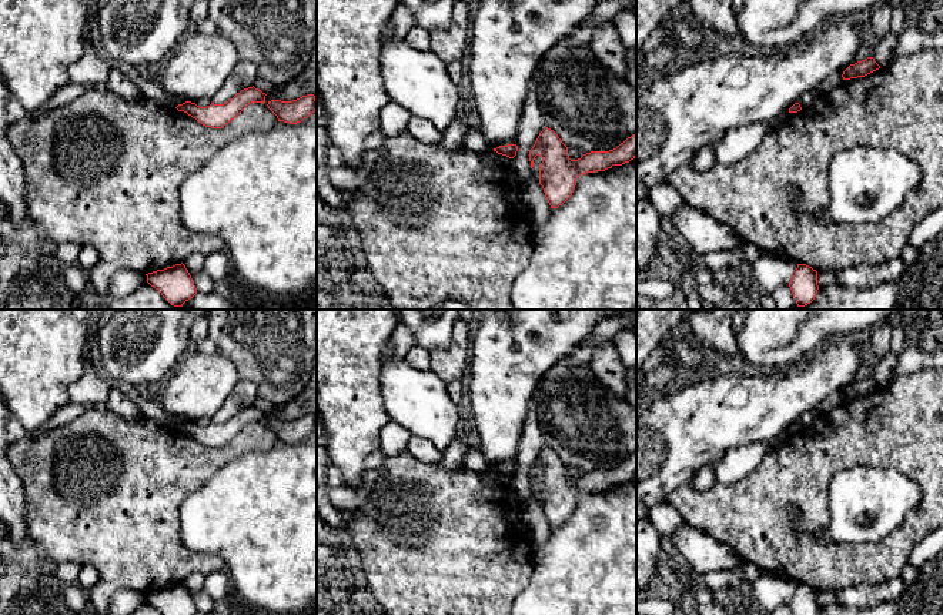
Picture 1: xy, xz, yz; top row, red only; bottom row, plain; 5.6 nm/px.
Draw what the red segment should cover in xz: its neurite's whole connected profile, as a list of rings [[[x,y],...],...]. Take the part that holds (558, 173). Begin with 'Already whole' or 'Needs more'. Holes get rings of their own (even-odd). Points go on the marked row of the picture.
Already whole. [[[545,127],[529,150],[531,168],[536,156],[542,157],[539,184],[551,208],[558,208],[572,195],[581,174],[605,171],[612,166],[622,166],[633,160],[636,157],[636,133],[613,150],[591,151],[578,160],[571,160],[568,147],[558,134]]]

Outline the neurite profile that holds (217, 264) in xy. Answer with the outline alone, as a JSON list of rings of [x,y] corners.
[[[225,251],[205,255],[203,270],[218,284],[231,278],[231,263]]]

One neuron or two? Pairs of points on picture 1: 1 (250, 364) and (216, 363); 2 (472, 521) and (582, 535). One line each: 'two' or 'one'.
1: two
2: two

